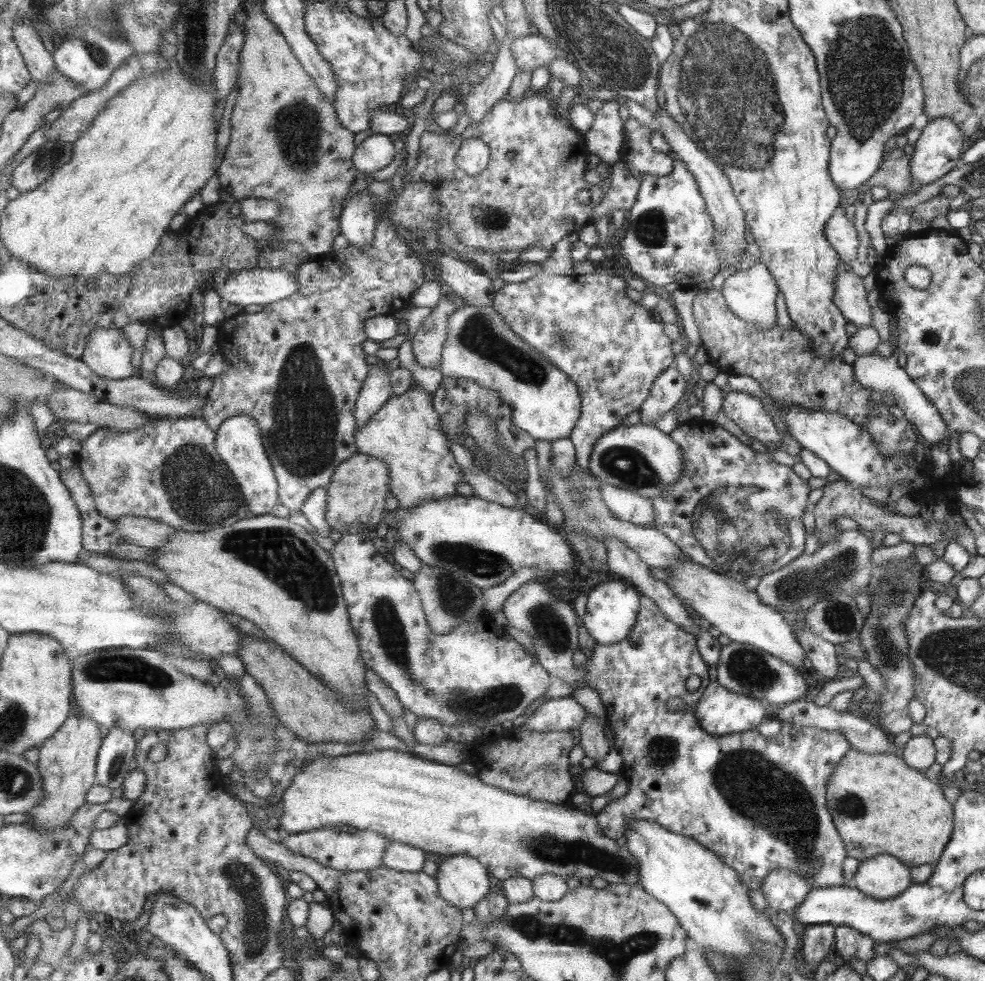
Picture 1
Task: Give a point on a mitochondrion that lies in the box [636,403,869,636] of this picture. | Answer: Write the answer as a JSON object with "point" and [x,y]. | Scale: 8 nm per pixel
{"point":[741,532]}

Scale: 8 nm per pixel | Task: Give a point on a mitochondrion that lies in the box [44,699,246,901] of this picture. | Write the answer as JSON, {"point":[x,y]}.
{"point":[116,765]}

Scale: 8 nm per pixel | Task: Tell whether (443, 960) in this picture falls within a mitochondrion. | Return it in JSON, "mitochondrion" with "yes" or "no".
{"mitochondrion":"no"}

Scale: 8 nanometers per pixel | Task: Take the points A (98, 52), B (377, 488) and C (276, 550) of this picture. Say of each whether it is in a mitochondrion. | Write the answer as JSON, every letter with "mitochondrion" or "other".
{"A":"mitochondrion","B":"other","C":"mitochondrion"}

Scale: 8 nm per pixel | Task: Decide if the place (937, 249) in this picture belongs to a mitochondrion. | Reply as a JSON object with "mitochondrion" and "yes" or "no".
{"mitochondrion":"no"}

